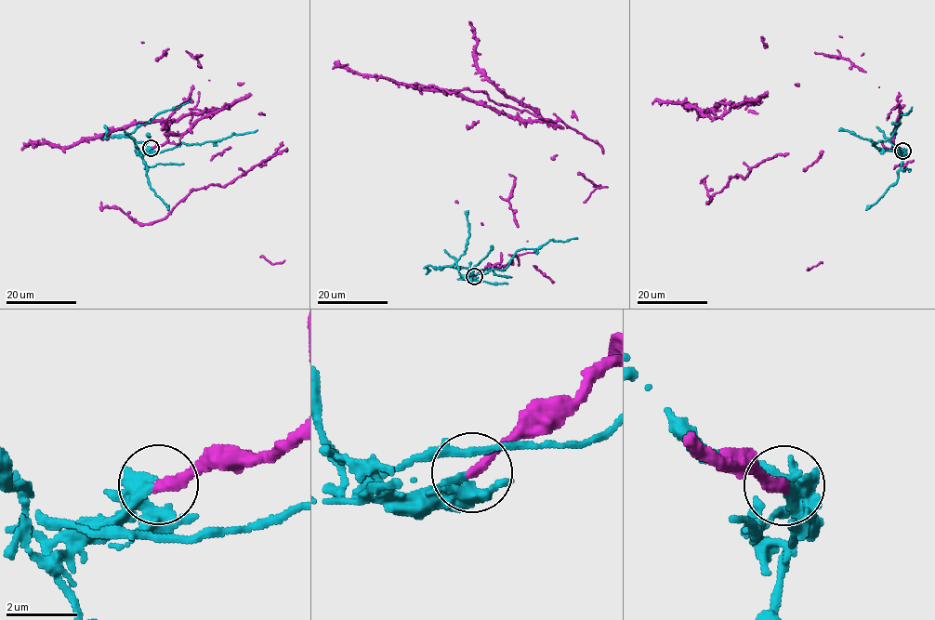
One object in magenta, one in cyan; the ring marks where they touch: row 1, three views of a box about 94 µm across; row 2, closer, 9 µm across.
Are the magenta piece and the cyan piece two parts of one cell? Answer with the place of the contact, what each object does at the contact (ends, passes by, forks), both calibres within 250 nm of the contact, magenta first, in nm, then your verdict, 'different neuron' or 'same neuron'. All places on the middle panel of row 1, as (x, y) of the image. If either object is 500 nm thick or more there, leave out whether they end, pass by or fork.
at (474, 276); magenta ends there; cyan forks there; 320 nm thick on the magenta side, 240 nm on the other; different neuron

